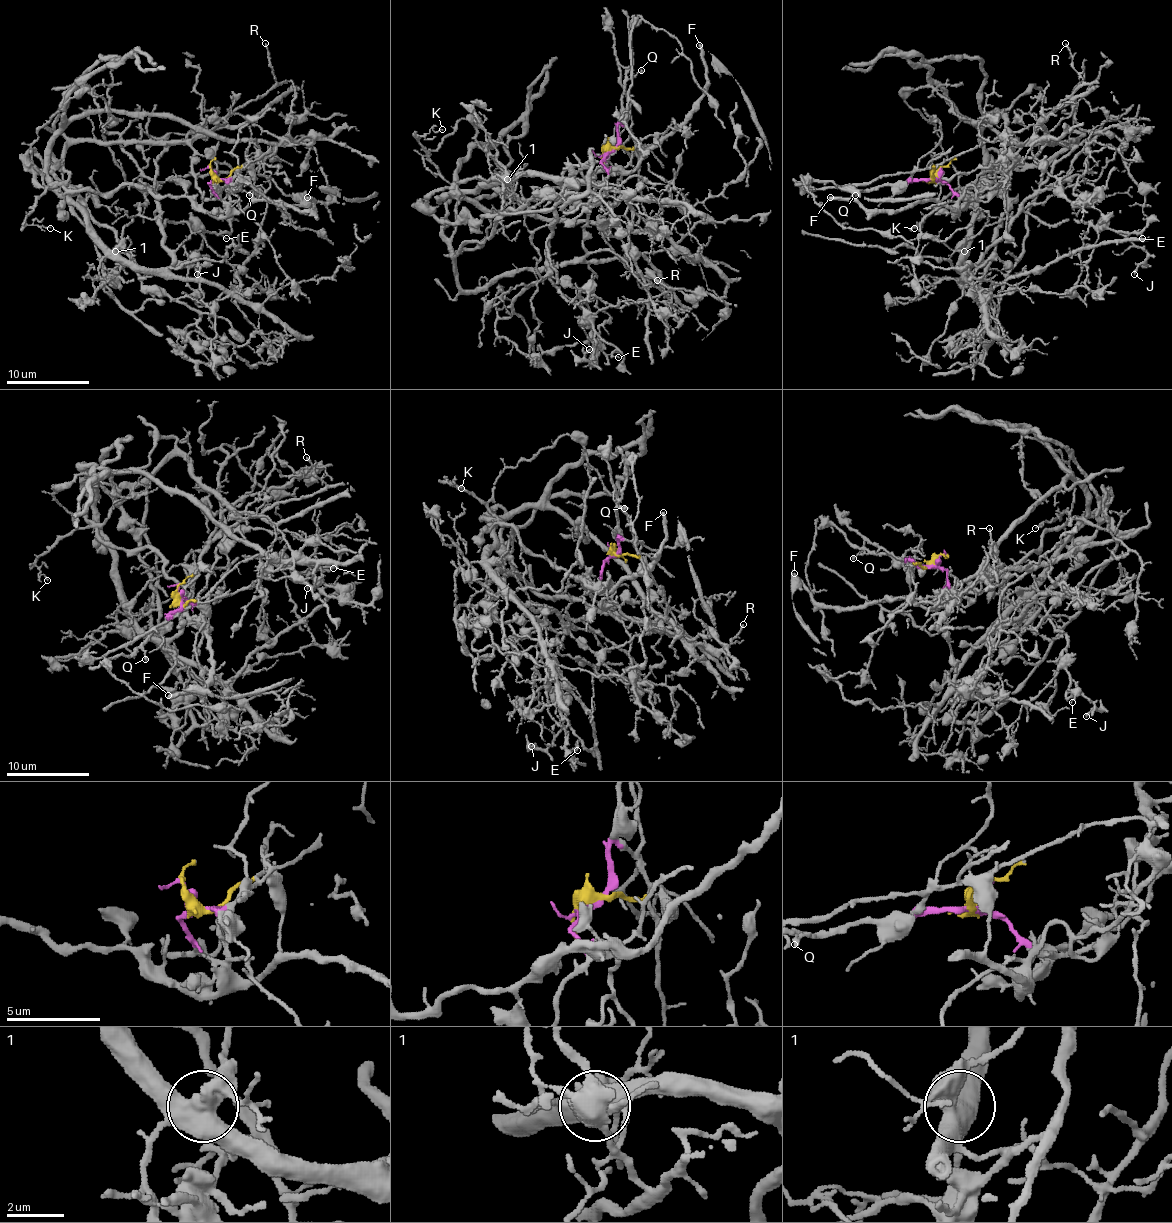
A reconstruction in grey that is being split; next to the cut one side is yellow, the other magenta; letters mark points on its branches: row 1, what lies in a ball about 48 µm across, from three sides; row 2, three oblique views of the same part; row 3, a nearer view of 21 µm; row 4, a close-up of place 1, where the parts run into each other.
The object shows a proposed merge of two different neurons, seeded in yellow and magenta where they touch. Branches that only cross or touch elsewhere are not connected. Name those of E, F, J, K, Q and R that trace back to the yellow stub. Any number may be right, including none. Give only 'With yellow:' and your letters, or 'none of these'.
With yellow: E, J, R

